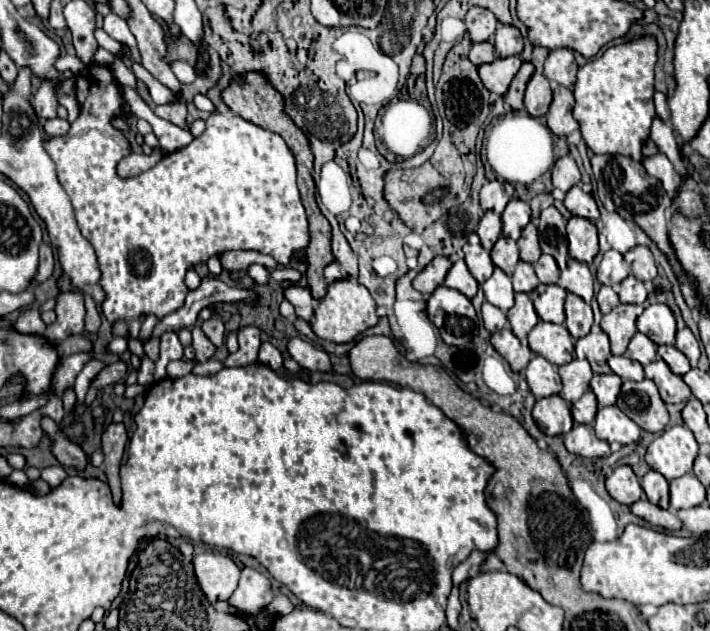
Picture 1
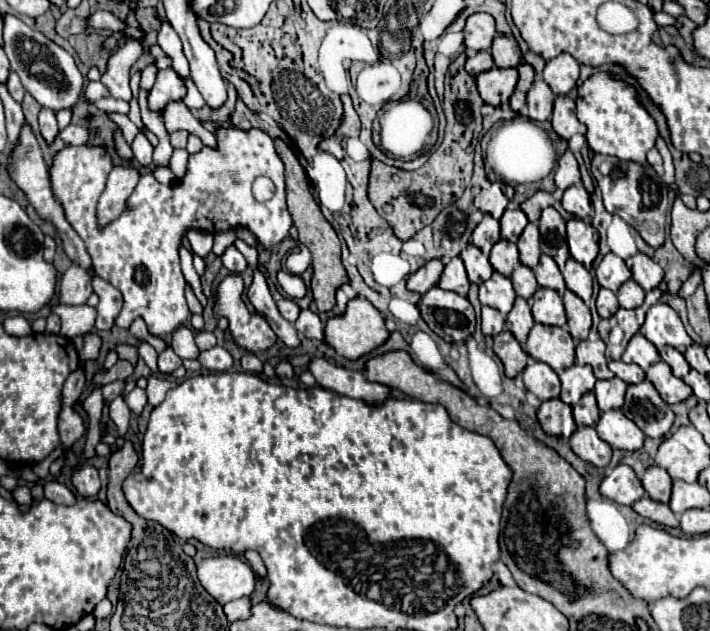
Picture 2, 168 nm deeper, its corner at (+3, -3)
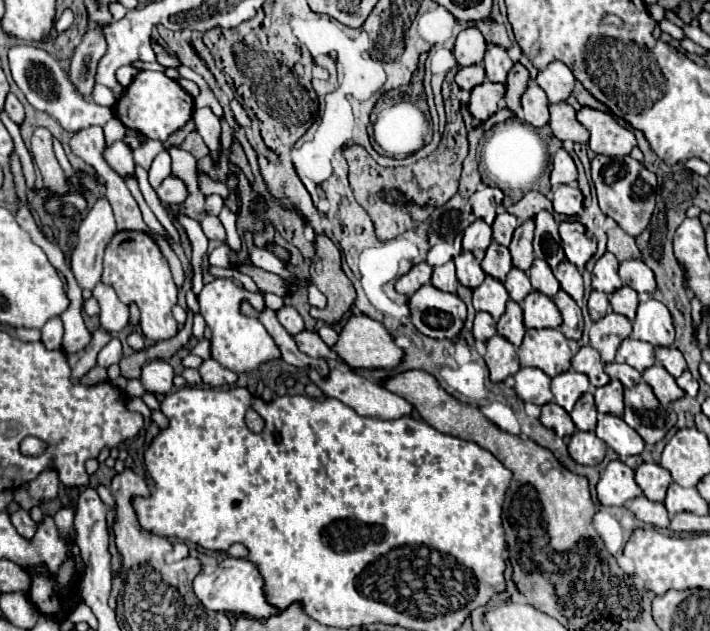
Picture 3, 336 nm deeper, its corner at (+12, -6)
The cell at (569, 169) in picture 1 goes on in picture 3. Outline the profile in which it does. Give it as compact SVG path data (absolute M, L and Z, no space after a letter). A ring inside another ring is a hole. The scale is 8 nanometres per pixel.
M558 149L552 159L552 173L550 173L552 187L556 189L558 185L564 185L564 183L566 185L576 183L576 177L578 177L578 171L572 157L564 149Z

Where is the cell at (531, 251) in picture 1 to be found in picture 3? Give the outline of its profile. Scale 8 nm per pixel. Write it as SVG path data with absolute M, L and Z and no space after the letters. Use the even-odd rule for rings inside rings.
M528 219L516 229L516 235L512 237L512 243L508 247L512 253L514 267L518 267L522 271L528 271L534 261L532 237L534 237L534 219Z

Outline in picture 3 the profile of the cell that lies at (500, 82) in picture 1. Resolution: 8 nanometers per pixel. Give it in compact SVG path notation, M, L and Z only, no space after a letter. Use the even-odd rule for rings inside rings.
M482 83L472 89L470 93L470 115L478 121L486 121L500 109L500 101L504 97L504 87L500 83Z

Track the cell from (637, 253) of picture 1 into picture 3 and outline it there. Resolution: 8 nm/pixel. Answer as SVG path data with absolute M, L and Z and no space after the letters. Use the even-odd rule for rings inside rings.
M632 259L620 263L620 277L624 285L632 287L638 293L654 293L656 279L654 273L644 265L642 259Z

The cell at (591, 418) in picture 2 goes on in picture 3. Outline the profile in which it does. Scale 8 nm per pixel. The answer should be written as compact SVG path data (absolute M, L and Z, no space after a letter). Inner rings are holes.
M590 387L576 403L574 411L570 413L574 425L580 431L594 431L596 429L596 405L594 405L594 387Z

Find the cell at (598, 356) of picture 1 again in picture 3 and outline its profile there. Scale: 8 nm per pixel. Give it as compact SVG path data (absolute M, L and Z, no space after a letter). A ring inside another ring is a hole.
M590 345L580 347L580 351L572 359L572 369L588 375L590 385L594 385L594 387L602 387L610 381L610 377L604 373L604 363L602 363L598 351L592 349Z

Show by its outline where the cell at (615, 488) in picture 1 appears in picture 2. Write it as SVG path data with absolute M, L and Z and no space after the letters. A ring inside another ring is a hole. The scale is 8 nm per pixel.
M619 464L603 482L601 482L601 494L617 504L635 504L639 498L645 496L645 490L641 486L641 480L635 476L633 468Z

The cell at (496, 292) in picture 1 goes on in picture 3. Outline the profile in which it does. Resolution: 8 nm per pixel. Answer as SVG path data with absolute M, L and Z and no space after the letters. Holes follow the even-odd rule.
M486 277L484 283L478 289L474 289L472 303L474 303L476 311L486 311L494 319L498 319L504 313L508 299L510 297L508 297L502 281L496 281L494 277Z

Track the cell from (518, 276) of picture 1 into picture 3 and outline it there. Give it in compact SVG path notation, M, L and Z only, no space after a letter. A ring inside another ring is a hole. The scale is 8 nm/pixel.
M512 267L512 271L508 273L508 277L504 281L504 287L506 287L510 299L516 301L516 303L520 303L526 295L530 295L534 291L532 285L530 285L530 277L516 267Z

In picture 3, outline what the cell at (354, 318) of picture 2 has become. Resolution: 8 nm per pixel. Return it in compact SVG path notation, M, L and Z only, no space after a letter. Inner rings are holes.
M352 315L340 337L338 337L338 343L334 345L334 351L352 367L352 369L394 369L402 363L404 359L404 351L400 347L396 347L394 343L394 337L388 333L388 329L380 323L380 321L374 321L366 315Z

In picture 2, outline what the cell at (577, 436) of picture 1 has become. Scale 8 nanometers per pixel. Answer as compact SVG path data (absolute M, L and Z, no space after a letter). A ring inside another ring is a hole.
M579 426L573 432L569 446L581 460L585 460L593 466L607 466L611 460L611 446L597 436L595 428Z

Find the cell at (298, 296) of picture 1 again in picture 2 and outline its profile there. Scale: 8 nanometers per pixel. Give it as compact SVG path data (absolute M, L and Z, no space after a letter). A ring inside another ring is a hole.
M309 308L301 310L301 314L299 314L297 322L295 322L295 328L297 328L297 332L303 334L305 338L319 340L319 342L323 340L323 322L321 322L319 316L317 316L313 310L309 310Z

